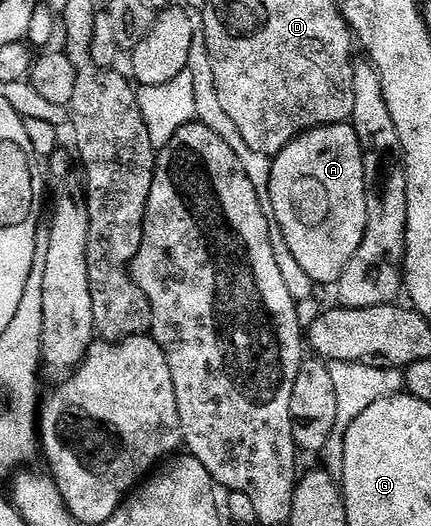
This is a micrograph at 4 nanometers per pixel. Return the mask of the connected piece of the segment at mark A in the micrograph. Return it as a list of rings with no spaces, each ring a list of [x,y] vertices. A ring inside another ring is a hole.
[[[352,124],[323,125],[319,129],[311,129],[296,137],[282,153],[272,158],[272,162],[269,184],[271,203],[275,203],[272,220],[283,231],[283,239],[287,239],[287,247],[291,247],[291,255],[295,255],[299,267],[303,267],[318,286],[332,286],[340,281],[347,263],[351,263],[355,251],[359,251],[359,243],[363,243],[367,227],[365,153]]]

